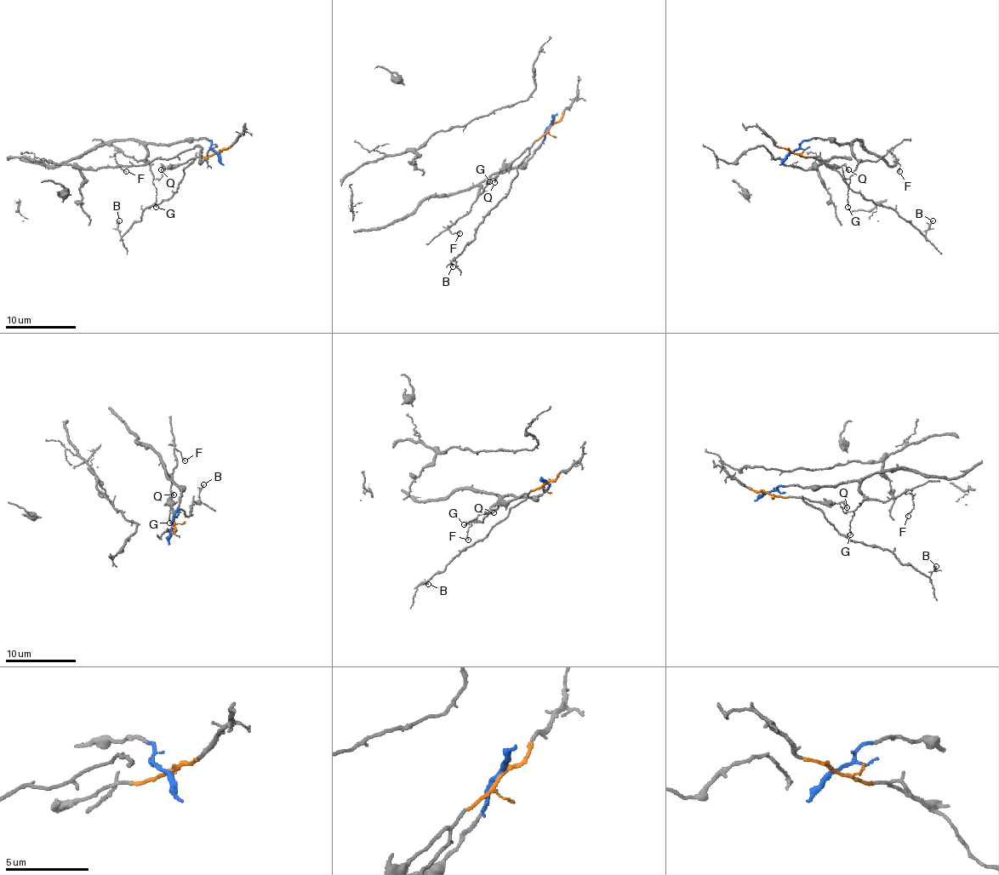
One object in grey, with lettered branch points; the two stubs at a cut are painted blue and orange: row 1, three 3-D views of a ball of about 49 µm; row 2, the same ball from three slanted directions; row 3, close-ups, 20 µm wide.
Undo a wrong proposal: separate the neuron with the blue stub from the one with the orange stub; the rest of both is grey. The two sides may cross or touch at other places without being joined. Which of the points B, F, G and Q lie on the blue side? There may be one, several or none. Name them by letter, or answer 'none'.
F, G

